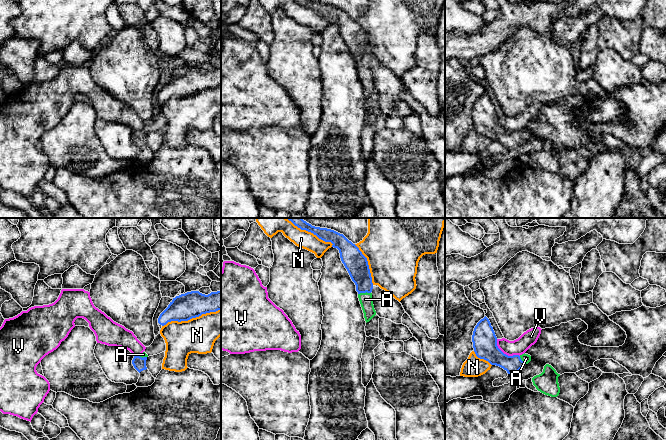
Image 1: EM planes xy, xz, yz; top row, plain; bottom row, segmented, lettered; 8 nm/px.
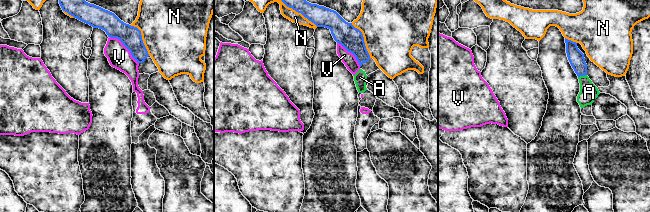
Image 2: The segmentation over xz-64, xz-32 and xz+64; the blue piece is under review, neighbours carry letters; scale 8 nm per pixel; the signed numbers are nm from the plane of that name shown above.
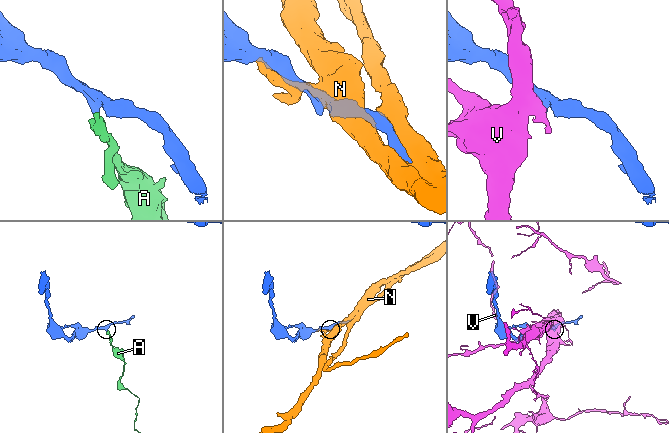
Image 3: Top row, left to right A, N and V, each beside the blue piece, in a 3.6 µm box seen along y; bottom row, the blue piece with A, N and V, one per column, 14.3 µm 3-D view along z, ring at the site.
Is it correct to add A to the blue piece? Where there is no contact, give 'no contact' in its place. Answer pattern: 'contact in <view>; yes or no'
contact in xz; yes

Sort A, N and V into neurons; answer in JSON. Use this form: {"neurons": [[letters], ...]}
{"neurons": [["A"], ["N"], ["V"]]}

